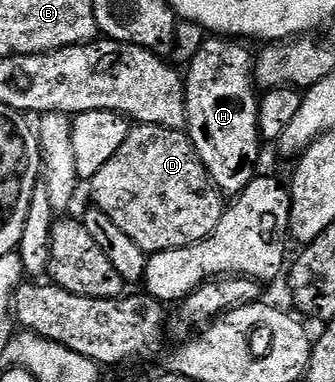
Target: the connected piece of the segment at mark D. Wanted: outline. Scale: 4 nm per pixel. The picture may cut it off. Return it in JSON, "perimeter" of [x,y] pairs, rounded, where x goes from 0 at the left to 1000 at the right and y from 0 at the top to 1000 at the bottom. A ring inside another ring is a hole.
{"perimeter":[[[460,325],[388,332],[367,382],[355,382],[319,435],[278,461],[272,490],[278,524],[290,531],[287,552],[367,602],[367,613],[436,665],[522,654],[615,628],[654,592],[678,542],[666,505],[636,479],[561,353],[537,335],[490,335]]]}

